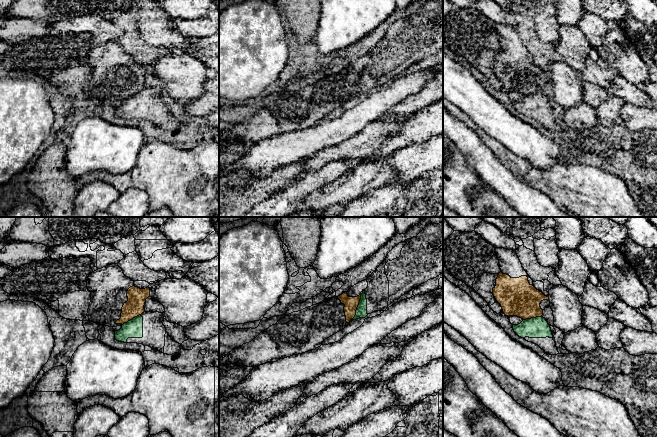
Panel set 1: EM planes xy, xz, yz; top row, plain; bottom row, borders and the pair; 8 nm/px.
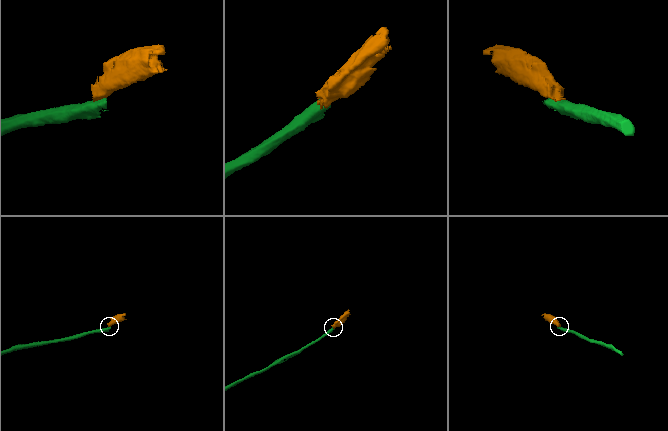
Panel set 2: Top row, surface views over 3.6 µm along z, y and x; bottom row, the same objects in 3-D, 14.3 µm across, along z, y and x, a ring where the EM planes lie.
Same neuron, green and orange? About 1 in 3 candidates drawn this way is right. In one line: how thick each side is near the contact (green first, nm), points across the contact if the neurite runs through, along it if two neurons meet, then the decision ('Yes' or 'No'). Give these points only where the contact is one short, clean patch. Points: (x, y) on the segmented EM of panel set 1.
Thickness 90 nm (green) against 110 nm. Boundary: xz (363, 291), (356, 314), (352, 318). No

